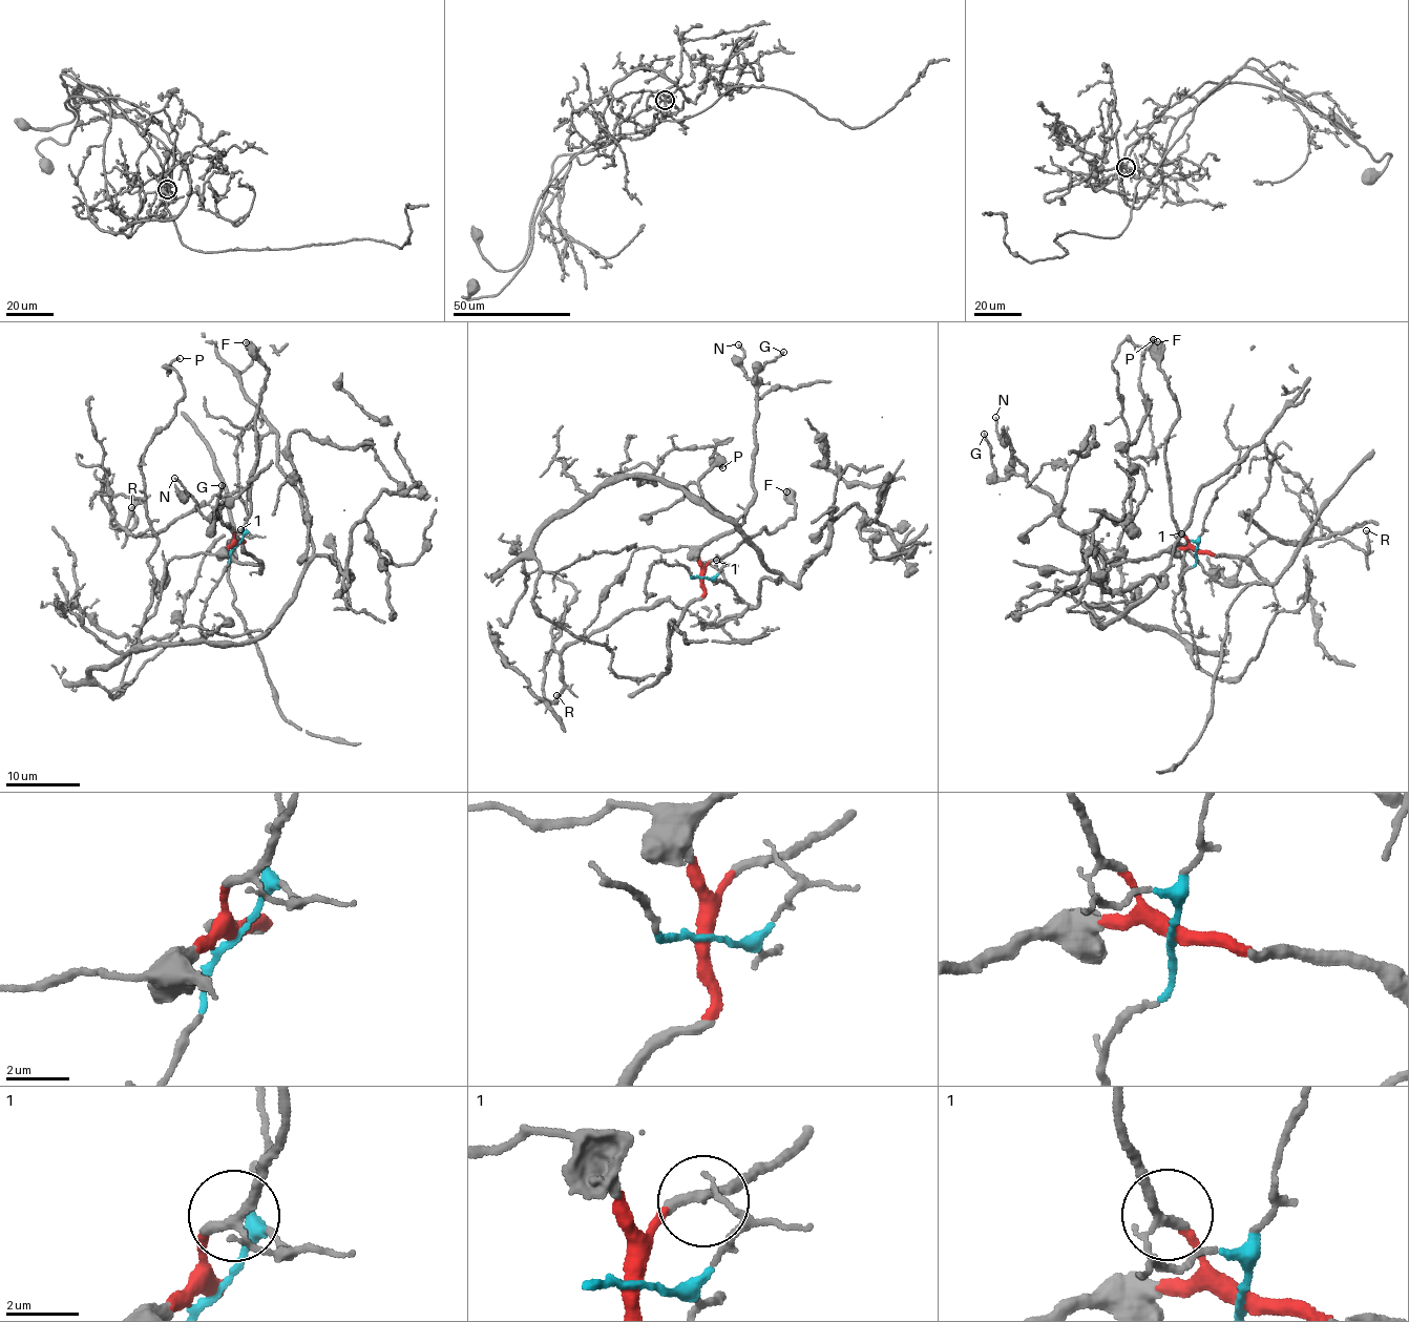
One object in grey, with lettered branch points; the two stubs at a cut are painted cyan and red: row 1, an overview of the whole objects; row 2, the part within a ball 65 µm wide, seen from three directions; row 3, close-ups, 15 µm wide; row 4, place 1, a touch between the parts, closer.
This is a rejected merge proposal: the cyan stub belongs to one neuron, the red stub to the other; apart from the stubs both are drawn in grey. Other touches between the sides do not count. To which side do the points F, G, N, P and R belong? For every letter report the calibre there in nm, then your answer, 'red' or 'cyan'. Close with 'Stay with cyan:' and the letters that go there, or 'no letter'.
F: calibre 600 nm; red
G: calibre 200 nm; red
N: calibre 170 nm; red
P: calibre 190 nm; cyan
R: calibre 120 nm; cyan
Stay with cyan: P, R

